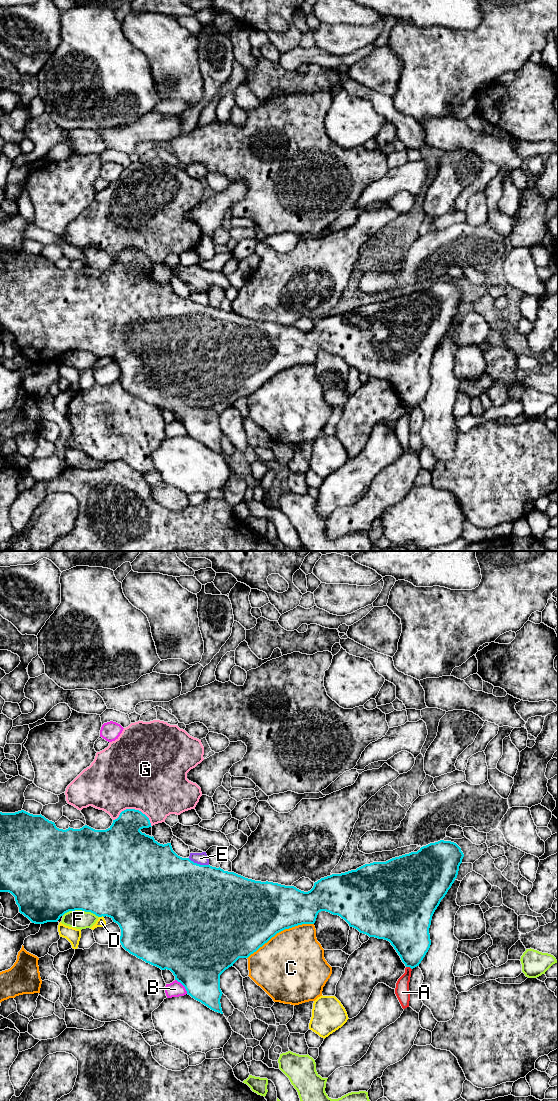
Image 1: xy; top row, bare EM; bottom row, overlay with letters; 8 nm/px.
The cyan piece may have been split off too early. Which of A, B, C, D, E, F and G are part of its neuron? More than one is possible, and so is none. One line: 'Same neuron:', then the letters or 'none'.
Same neuron: none

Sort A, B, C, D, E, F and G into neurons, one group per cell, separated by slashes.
A / B / C / D / E / F / G

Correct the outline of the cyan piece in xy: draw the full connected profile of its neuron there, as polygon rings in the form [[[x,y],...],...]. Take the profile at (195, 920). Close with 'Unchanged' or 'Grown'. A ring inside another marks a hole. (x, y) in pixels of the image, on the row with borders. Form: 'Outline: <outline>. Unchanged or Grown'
Outline: [[[135,809],[122,811],[119,817],[113,820],[112,825],[106,830],[95,830],[87,825],[80,829],[69,827],[63,830],[57,828],[54,822],[49,821],[41,814],[33,815],[24,810],[15,813],[0,812],[0,892],[11,893],[15,897],[19,912],[35,924],[57,922],[65,913],[75,910],[91,912],[98,917],[110,917],[121,929],[119,942],[126,951],[161,970],[170,970],[175,976],[175,980],[185,987],[188,995],[211,1010],[221,1014],[223,1012],[220,999],[223,993],[220,989],[220,975],[226,969],[233,966],[239,958],[248,958],[277,933],[302,924],[314,924],[318,913],[321,911],[340,916],[350,927],[369,937],[389,941],[406,967],[413,969],[419,966],[431,945],[429,928],[432,916],[457,878],[459,866],[464,857],[461,848],[456,843],[440,840],[421,847],[417,852],[395,857],[386,862],[373,862],[365,864],[356,870],[321,878],[314,883],[310,891],[304,892],[294,886],[285,886],[268,881],[255,881],[234,872],[224,871],[220,867],[200,865],[194,863],[189,858],[182,858],[173,851],[171,843],[160,844],[153,836],[151,837],[140,831],[143,828],[149,827],[152,827],[149,818],[141,811]]]. Unchanged

